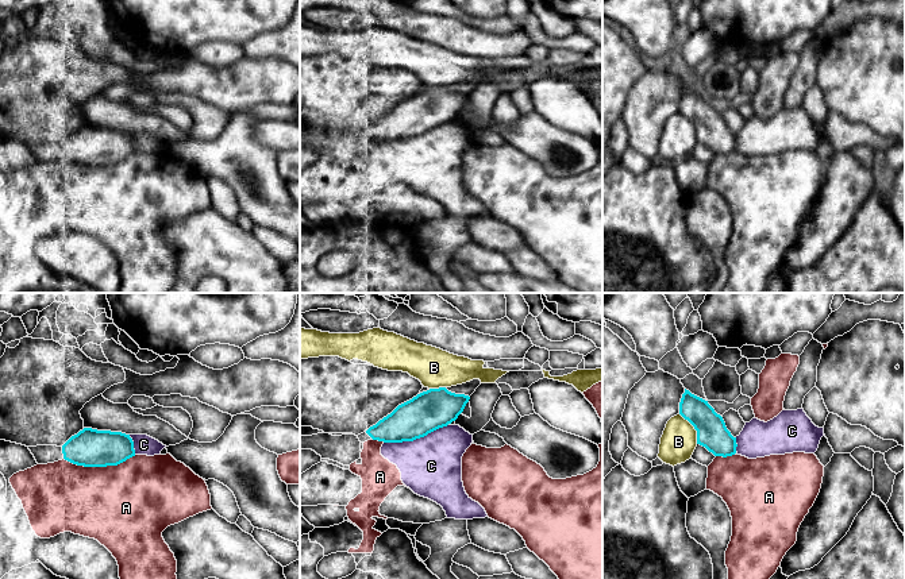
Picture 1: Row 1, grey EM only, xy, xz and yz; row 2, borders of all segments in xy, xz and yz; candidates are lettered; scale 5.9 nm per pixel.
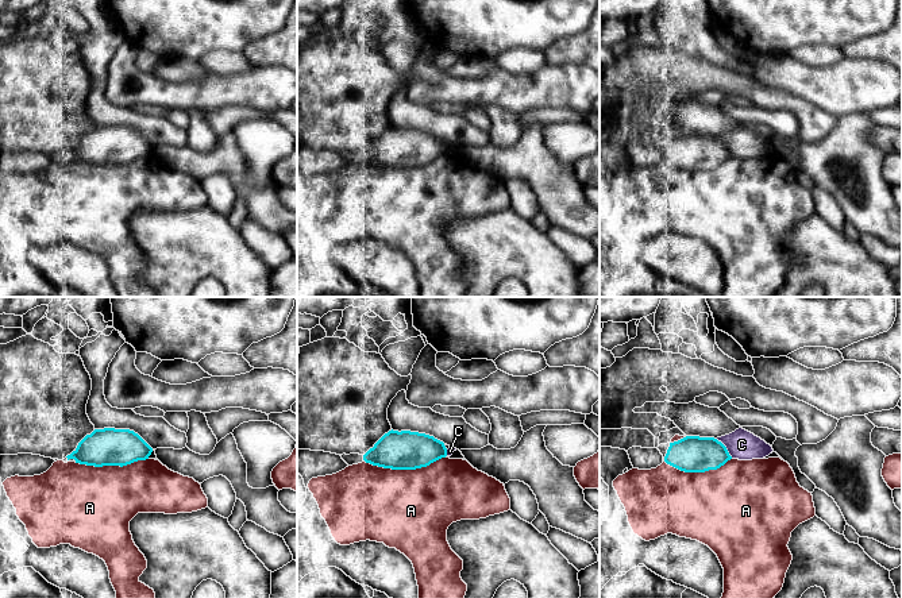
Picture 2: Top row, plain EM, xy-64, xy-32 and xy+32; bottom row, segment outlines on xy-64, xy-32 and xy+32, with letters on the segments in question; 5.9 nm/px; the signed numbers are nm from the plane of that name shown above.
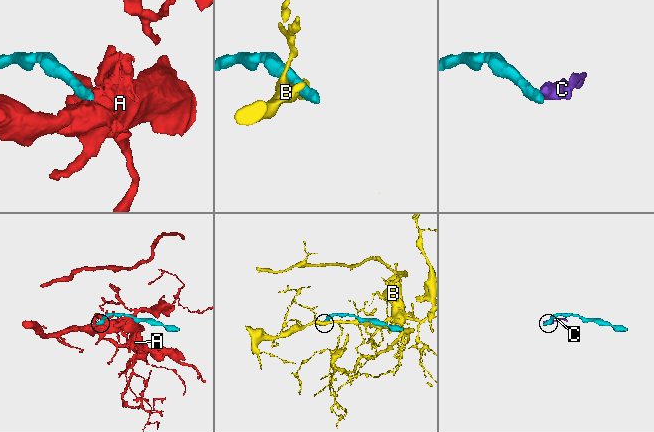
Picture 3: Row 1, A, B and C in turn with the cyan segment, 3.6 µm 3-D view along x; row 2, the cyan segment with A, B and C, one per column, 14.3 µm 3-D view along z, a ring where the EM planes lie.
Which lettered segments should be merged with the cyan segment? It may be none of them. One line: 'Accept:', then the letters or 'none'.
Accept: C

